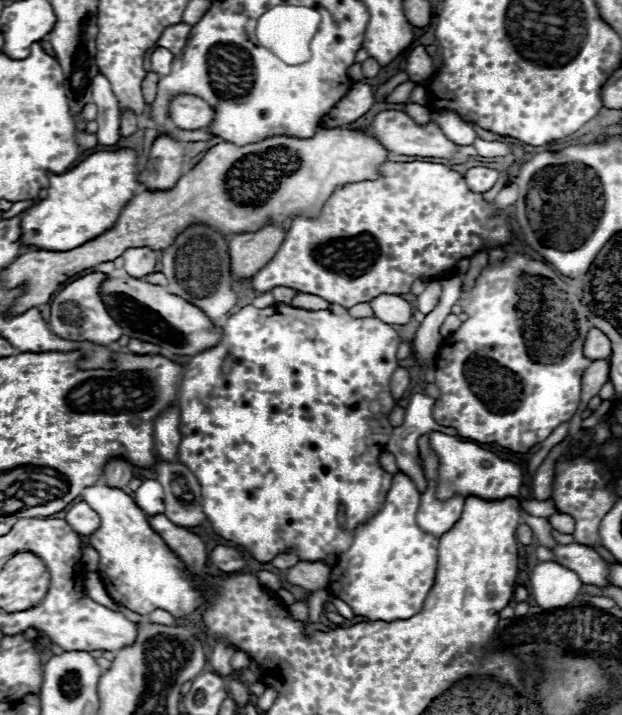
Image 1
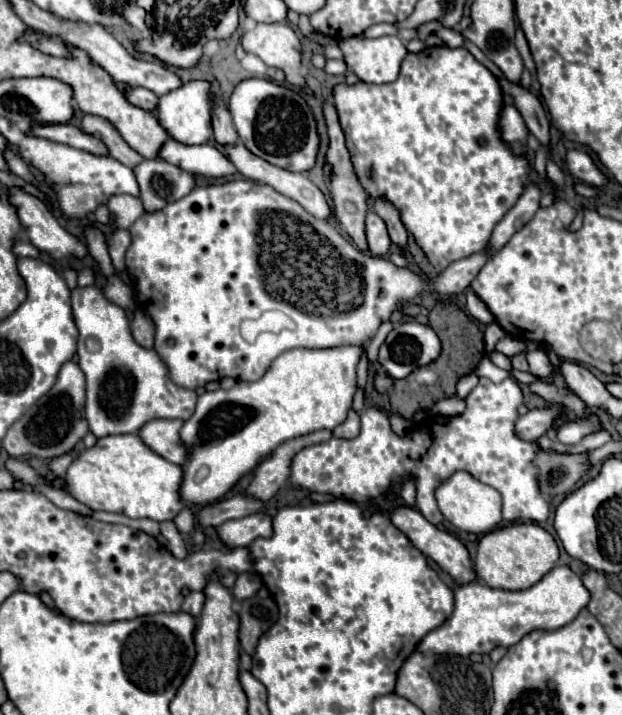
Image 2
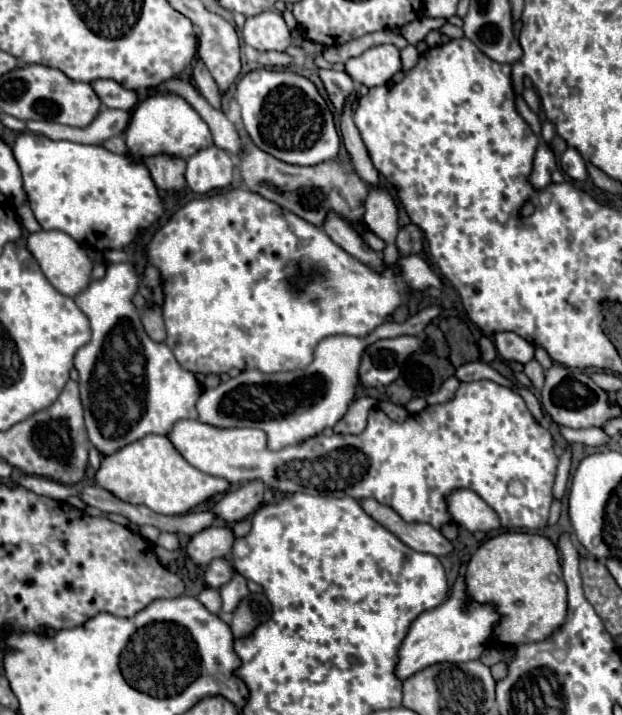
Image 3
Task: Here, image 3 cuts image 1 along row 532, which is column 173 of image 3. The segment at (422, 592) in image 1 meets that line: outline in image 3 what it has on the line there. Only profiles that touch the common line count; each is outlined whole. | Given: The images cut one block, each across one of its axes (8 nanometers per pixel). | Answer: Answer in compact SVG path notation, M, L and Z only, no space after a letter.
M132 262L110 264L106 276L92 282L74 302L88 316L92 340L78 348L74 368L78 370L80 400L92 446L110 456L146 434L170 434L178 420L198 418L196 400L202 386L190 370L184 370L166 342L152 342L142 328L140 314L132 304L140 276Z

